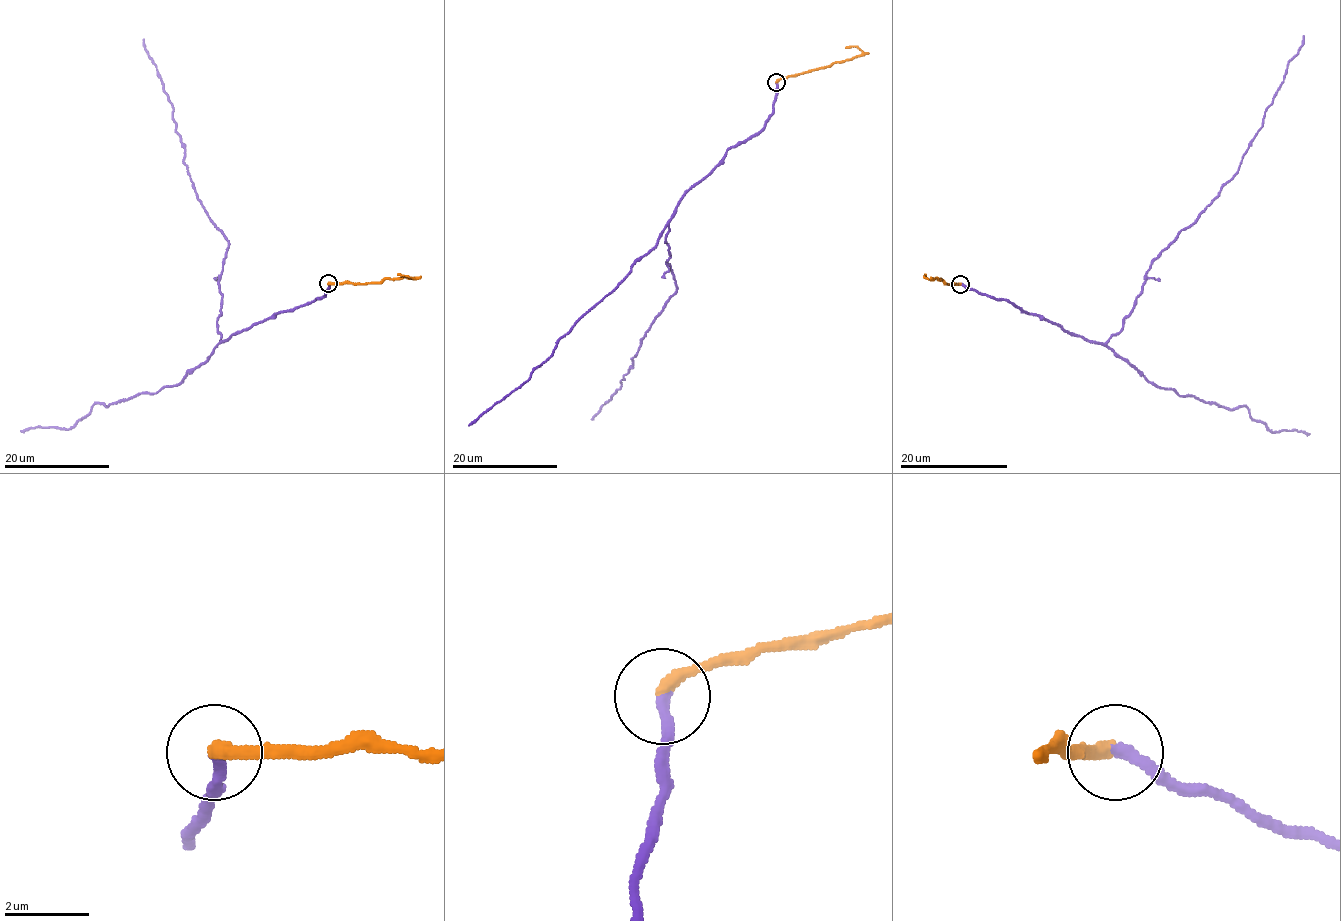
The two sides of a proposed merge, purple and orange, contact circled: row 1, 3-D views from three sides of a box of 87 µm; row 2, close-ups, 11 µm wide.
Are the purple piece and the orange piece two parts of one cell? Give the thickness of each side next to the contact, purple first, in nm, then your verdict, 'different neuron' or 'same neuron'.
calibres 280 and 320 nm; same neuron

